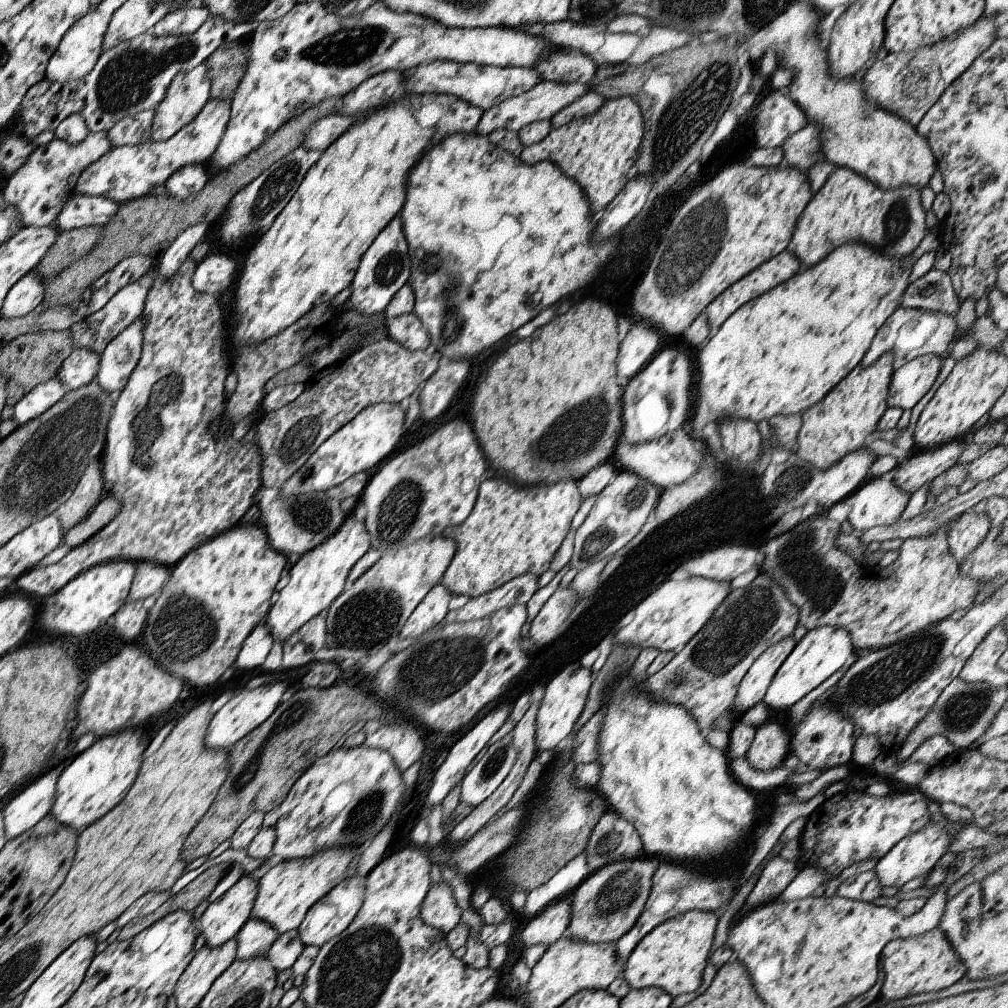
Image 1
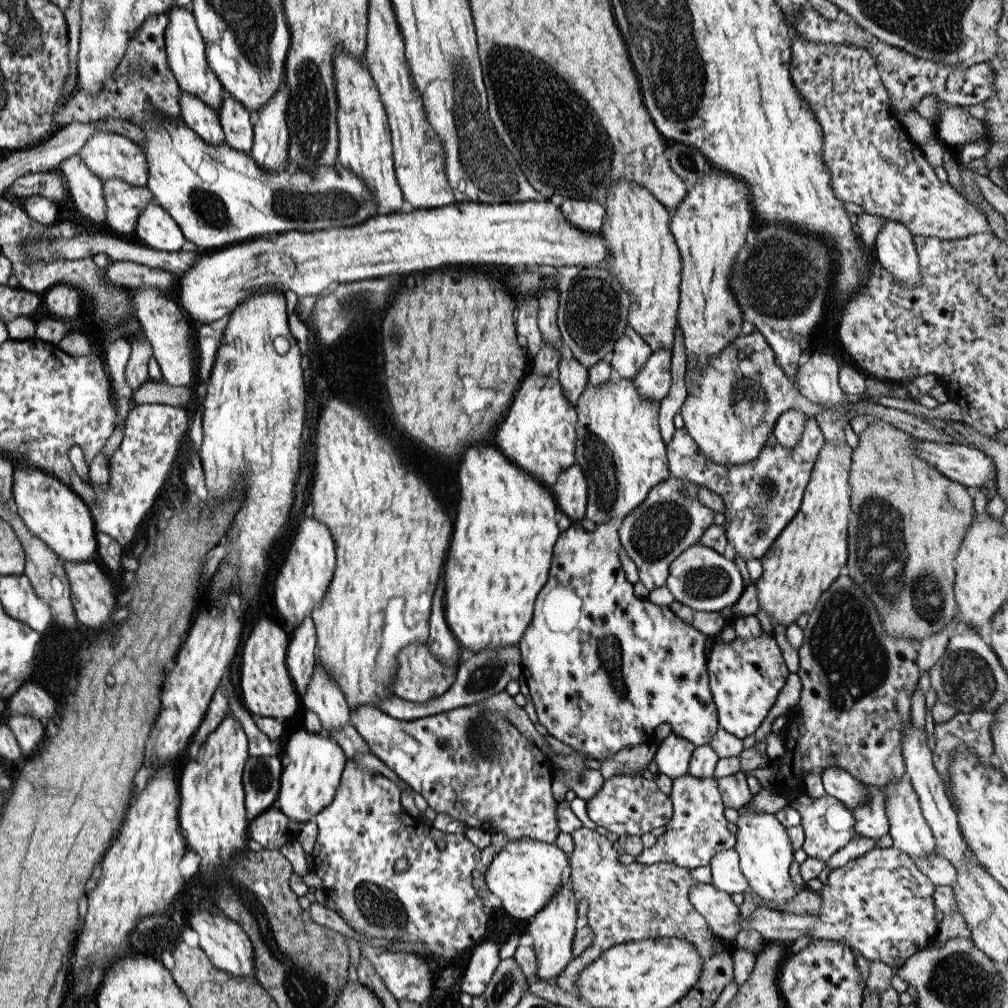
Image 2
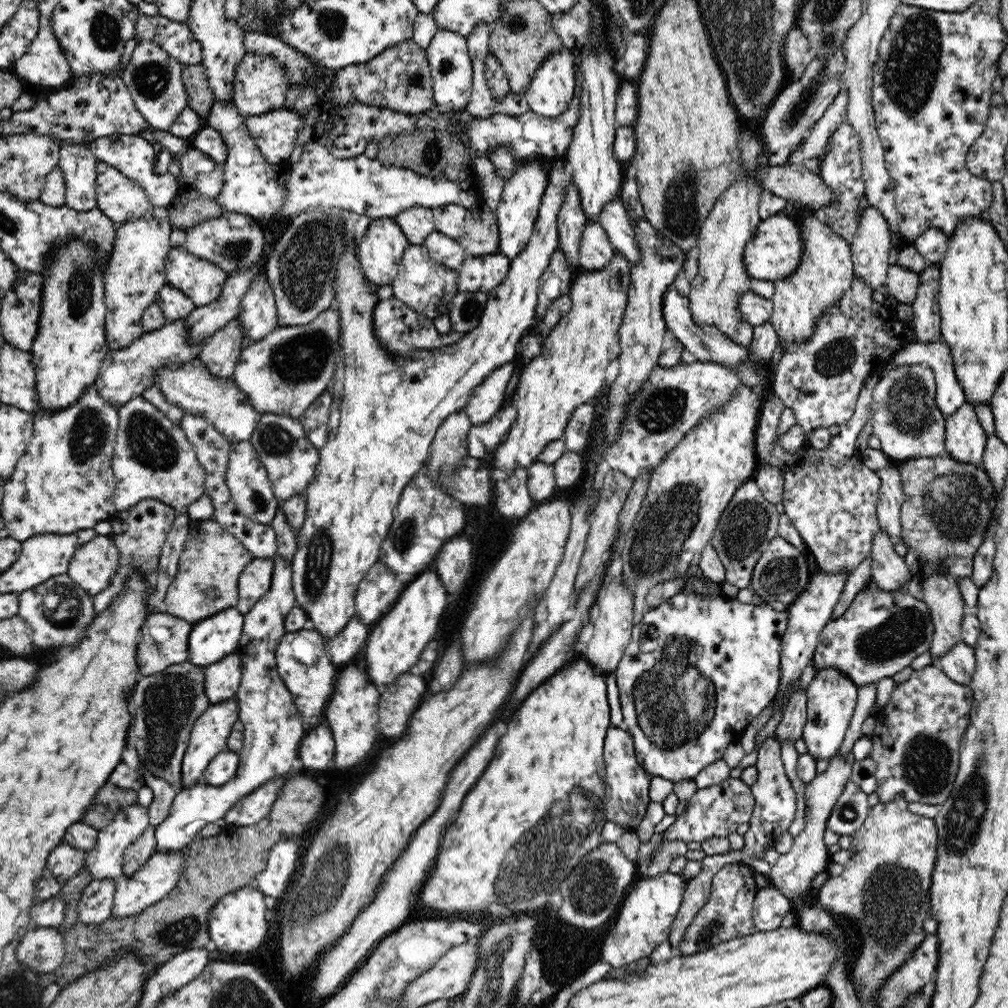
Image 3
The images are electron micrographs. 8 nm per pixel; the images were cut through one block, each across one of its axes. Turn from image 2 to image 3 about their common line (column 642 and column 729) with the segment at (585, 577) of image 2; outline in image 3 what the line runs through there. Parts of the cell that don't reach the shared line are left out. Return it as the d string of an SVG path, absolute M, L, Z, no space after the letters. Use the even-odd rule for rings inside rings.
M720 585L716 596L703 596L703 594L698 594L697 592L678 592L658 607L651 608L646 612L642 620L631 628L630 642L626 645L624 654L617 664L617 669L614 671L616 674L616 686L619 690L622 716L624 717L619 728L626 730L628 735L632 735L636 761L642 767L642 771L646 771L650 777L664 777L672 781L672 783L678 783L685 779L694 779L705 766L710 766L711 762L723 759L725 749L733 743L739 742L742 731L768 707L776 696L781 677L781 636L787 625L787 611L776 611L772 609L769 603L754 605L728 598L722 593Z

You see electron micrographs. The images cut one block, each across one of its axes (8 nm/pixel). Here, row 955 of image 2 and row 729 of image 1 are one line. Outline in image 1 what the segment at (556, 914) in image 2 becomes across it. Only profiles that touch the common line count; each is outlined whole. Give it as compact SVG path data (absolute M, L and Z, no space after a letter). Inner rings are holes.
M570 664L568 668L564 668L547 684L536 719L535 740L538 753L544 750L553 750L561 740L574 730L574 725L586 706L593 679L594 673L588 668L584 668L580 664Z

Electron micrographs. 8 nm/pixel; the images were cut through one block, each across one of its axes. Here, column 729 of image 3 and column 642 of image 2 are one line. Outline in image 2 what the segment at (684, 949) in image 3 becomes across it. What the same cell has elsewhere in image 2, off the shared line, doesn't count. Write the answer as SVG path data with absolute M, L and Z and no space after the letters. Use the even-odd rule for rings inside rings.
M582 826L578 830L574 830L571 836L576 844L574 851L570 856L570 883L574 892L581 898L586 898L587 906L585 915L588 917L587 925L593 932L592 944L584 950L580 956L572 959L566 968L562 970L560 976L555 979L557 988L562 988L565 992L574 993L576 978L578 973L588 965L592 964L602 952L606 952L608 948L618 944L624 944L632 941L646 940L652 938L680 938L690 942L696 947L698 954L703 960L712 957L712 940L715 934L710 931L708 921L698 912L694 905L690 903L688 892L692 886L698 886L702 882L694 879L690 875L689 868L682 868L675 864L620 864L618 850L614 849L614 844L606 835L600 835L595 829Z

